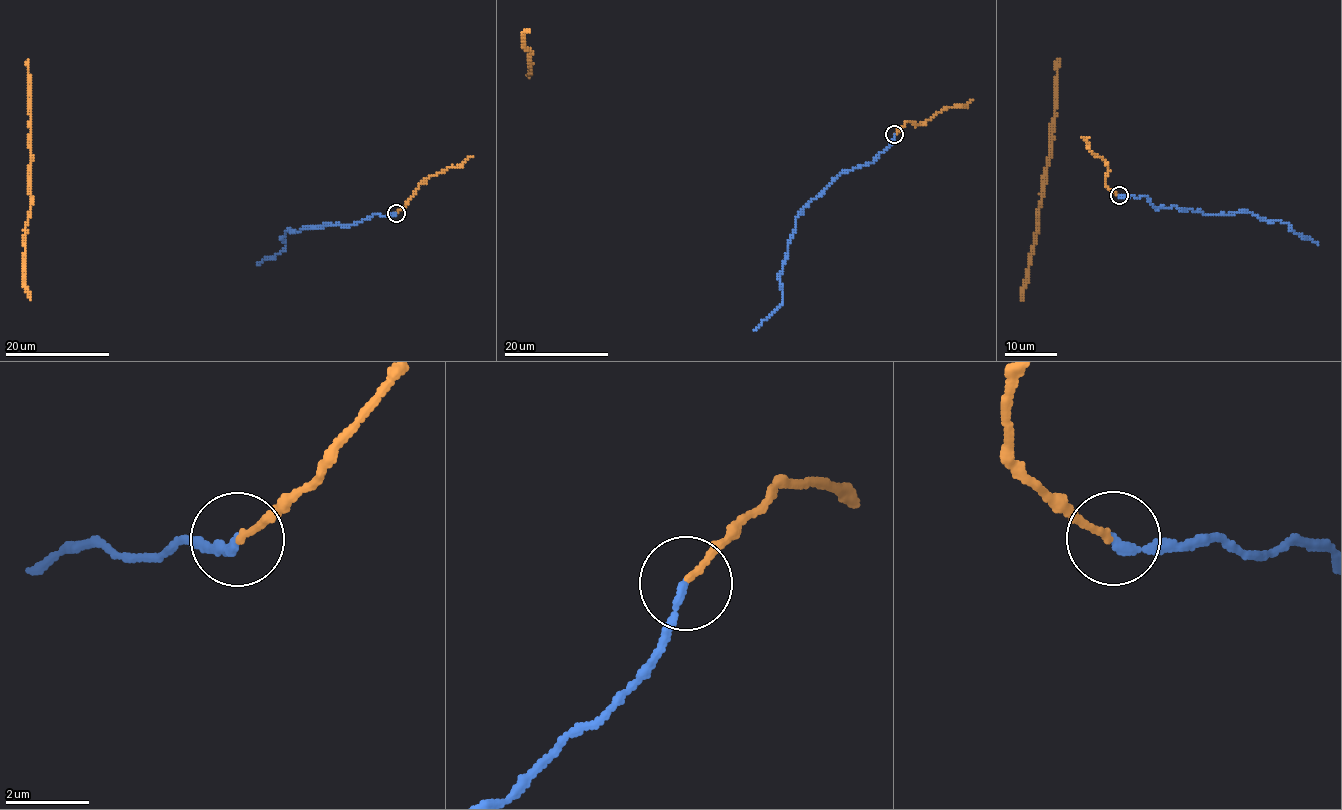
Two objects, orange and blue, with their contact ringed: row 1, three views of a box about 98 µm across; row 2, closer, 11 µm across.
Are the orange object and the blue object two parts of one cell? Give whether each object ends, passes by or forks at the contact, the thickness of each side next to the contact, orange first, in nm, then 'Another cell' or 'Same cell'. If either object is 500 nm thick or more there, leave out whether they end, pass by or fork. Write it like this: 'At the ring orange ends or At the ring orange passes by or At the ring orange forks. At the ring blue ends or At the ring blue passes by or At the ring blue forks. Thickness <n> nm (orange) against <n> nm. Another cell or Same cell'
At the ring orange ends. At the ring blue ends. Thickness 140 nm (orange) against 200 nm. Same cell

